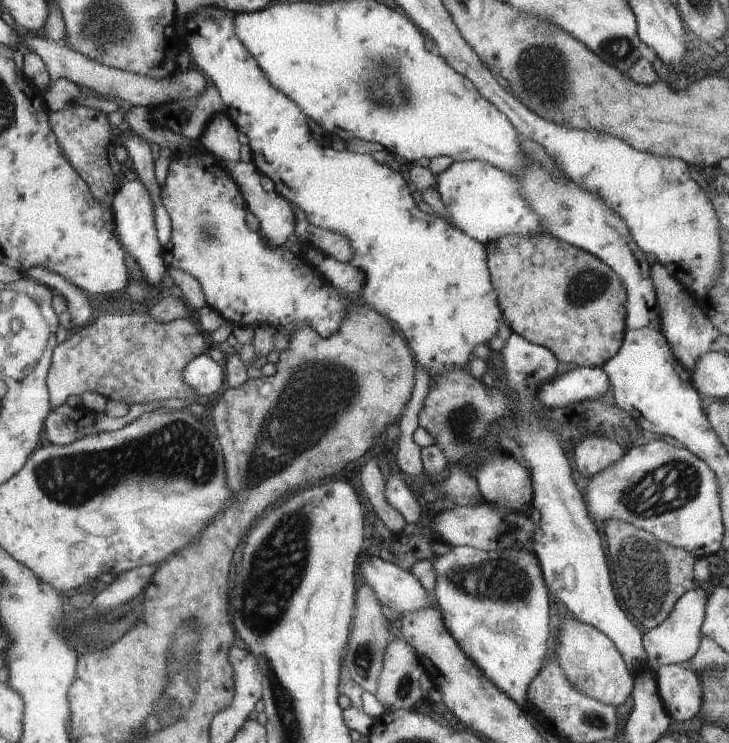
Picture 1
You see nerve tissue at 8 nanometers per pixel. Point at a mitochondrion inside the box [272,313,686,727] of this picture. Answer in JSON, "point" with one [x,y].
{"point":[643,568]}

